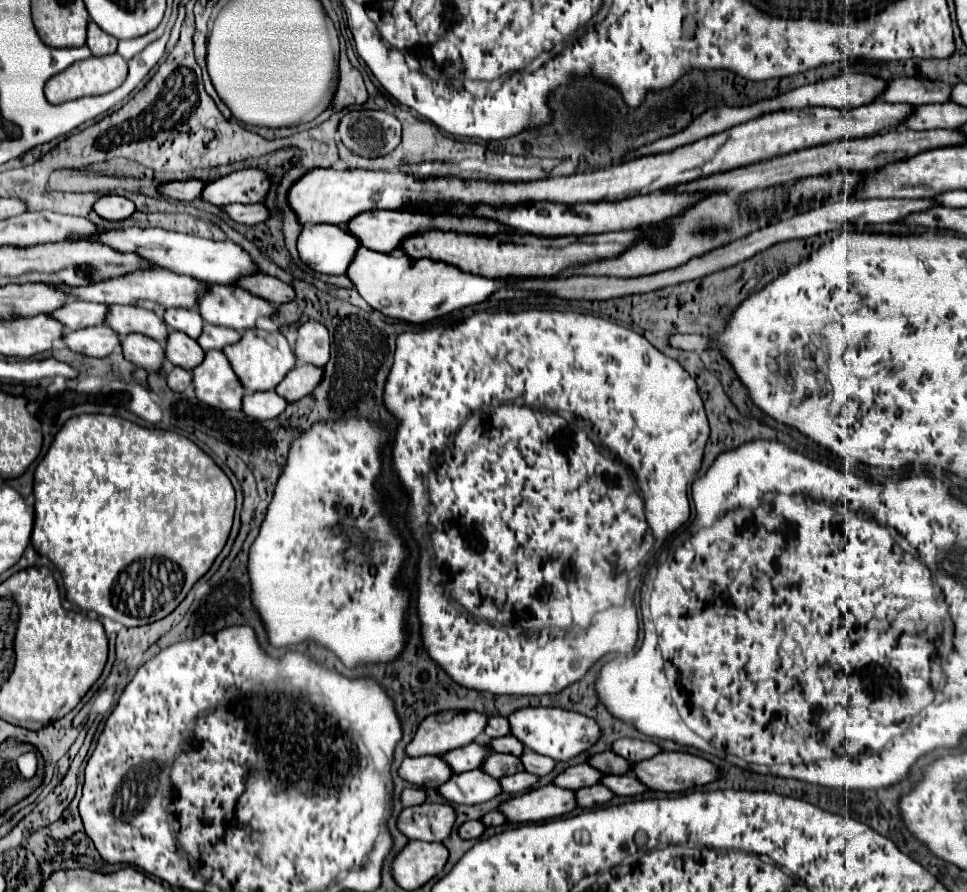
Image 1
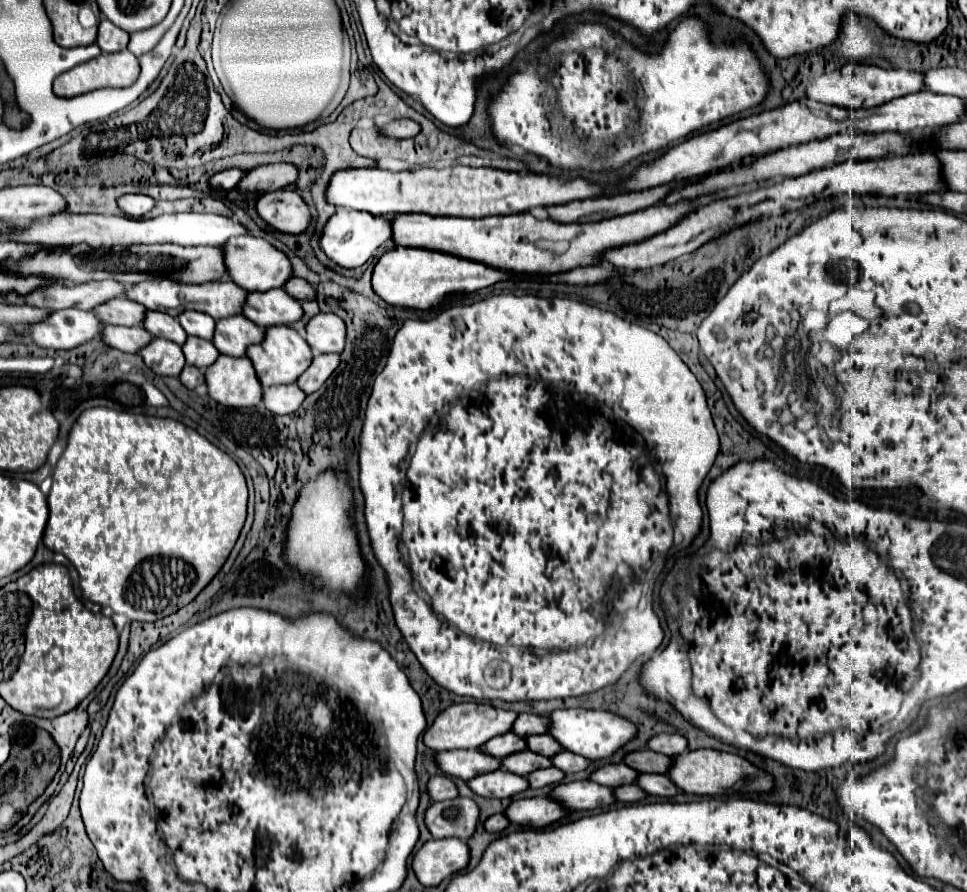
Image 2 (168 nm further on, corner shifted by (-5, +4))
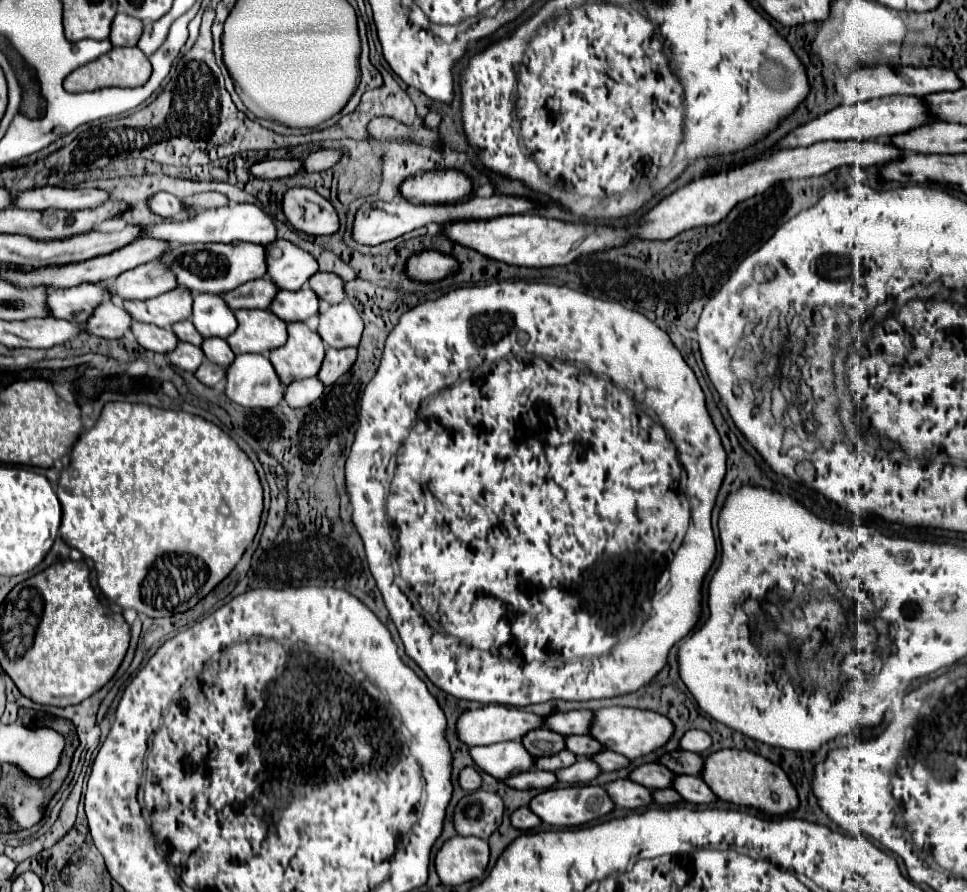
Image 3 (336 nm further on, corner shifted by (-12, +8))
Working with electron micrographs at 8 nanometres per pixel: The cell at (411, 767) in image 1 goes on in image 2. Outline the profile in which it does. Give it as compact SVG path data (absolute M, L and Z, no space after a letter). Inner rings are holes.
M450 750L450 752L440 752L436 758L438 758L440 768L448 776L462 778L462 780L488 774L502 766L500 758L488 756L482 750Z

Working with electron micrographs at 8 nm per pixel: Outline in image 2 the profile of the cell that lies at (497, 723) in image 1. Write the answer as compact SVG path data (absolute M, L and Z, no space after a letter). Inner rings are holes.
M520 714L512 728L512 732L524 738L534 734L548 734L548 730L550 730L550 720L546 716L536 716L536 714Z

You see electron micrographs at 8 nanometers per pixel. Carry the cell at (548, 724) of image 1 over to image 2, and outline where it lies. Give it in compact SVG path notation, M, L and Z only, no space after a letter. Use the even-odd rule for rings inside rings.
M570 708L570 710L554 710L546 714L552 722L550 734L564 746L564 750L586 756L590 760L610 758L616 750L626 746L636 734L638 728L624 716L604 712L604 710L584 710L584 708Z

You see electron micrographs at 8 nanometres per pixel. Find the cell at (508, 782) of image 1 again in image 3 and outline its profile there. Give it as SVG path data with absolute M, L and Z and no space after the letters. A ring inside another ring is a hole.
M579 758L573 766L567 768L559 768L555 772L557 782L559 784L579 784L579 782L589 782L599 774L599 768L595 766L595 762L591 762L589 758Z

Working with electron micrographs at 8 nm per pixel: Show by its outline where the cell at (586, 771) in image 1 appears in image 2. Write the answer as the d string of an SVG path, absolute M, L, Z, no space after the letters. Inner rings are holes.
M608 764L592 774L592 780L610 788L618 788L624 784L634 784L638 780L640 772L634 768L628 768L626 764Z

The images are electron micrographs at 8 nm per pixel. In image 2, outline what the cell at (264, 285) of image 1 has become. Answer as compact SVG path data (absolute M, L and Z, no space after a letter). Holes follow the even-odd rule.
M290 278L288 282L286 282L286 286L284 286L284 290L290 294L290 296L294 296L296 300L316 300L316 288L312 286L312 284L308 284L306 280L302 280L302 278Z

